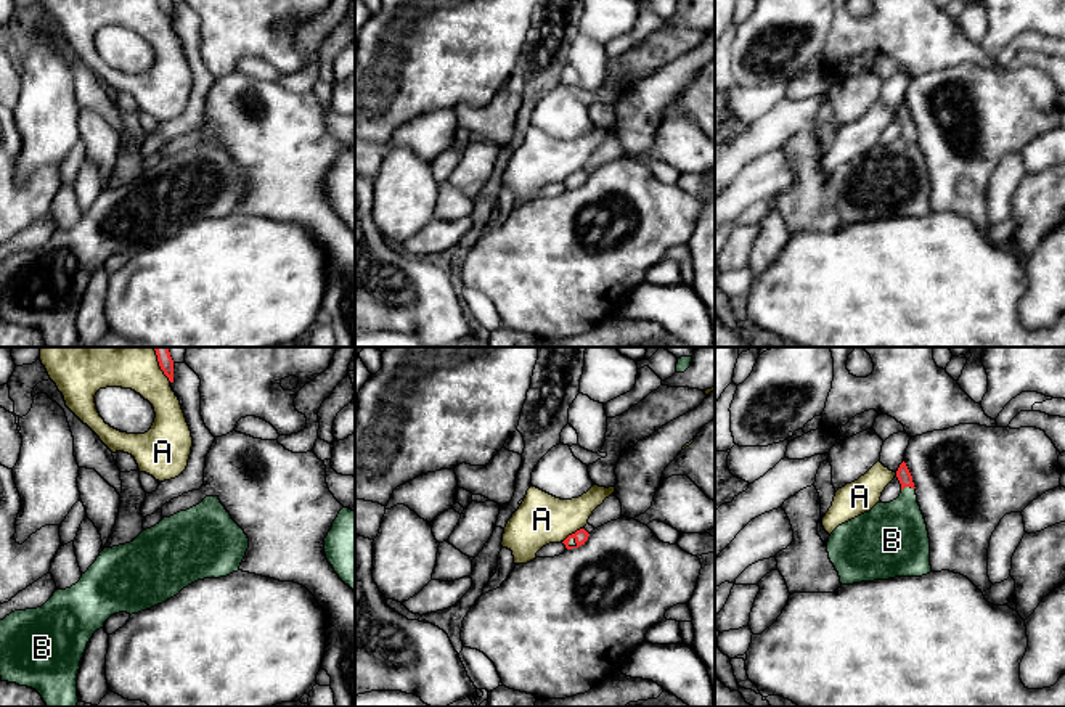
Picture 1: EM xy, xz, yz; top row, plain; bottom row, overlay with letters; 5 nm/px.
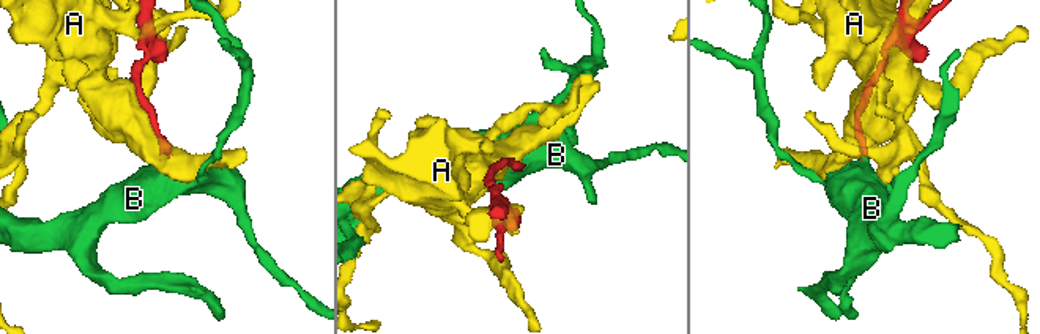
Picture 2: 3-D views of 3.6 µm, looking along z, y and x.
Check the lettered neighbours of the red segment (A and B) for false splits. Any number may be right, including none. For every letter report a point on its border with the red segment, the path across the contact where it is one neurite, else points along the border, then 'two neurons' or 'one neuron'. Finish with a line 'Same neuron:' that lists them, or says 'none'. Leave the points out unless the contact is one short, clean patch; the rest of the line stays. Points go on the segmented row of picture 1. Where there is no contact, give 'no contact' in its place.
A: contact xz (572, 534); two neurons
B: contact yz (908, 486); way yz (903, 474), (908, 486), (905, 513), (895, 534); one neuron
Same neuron: B

